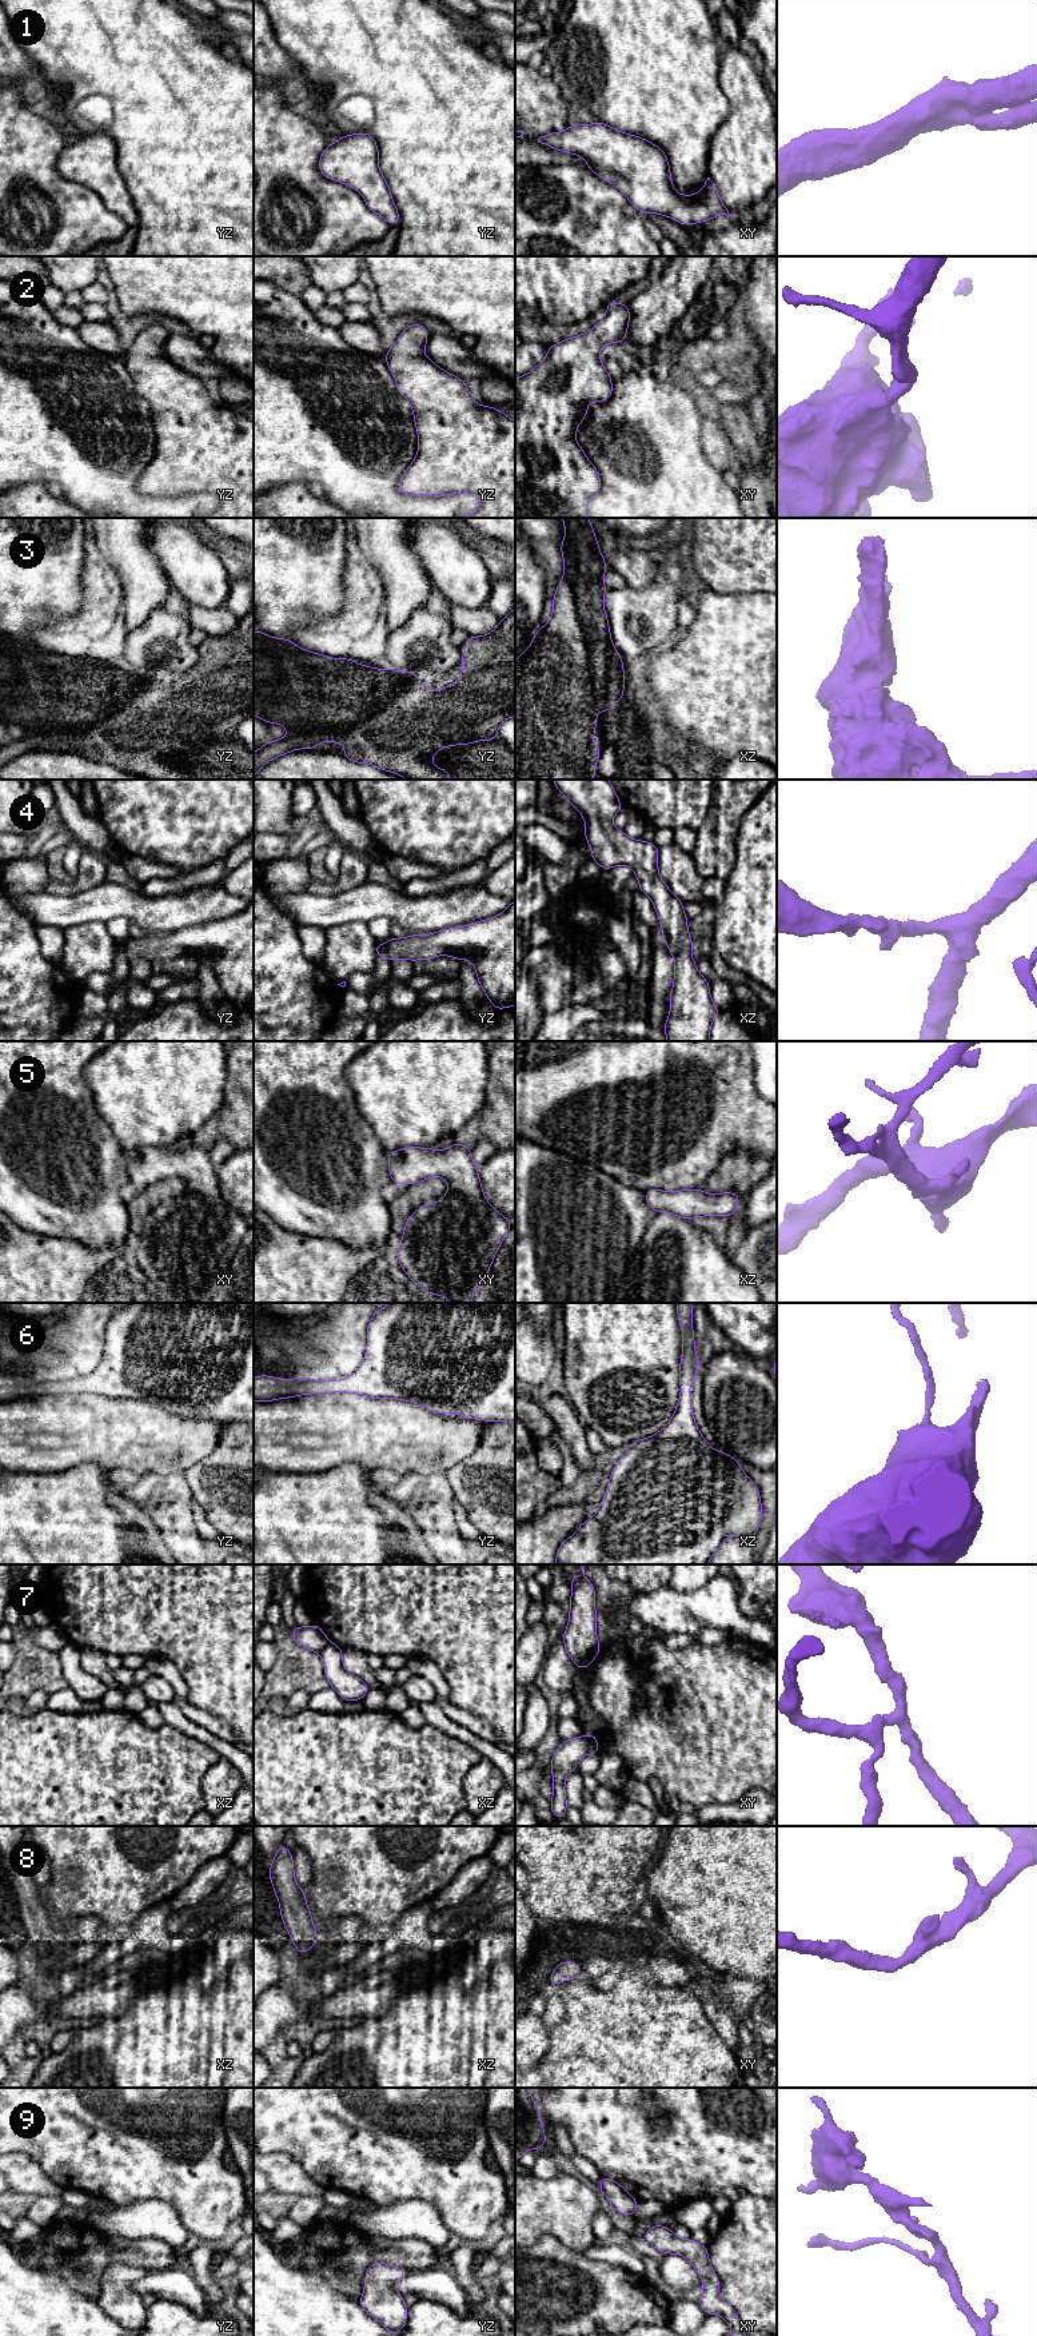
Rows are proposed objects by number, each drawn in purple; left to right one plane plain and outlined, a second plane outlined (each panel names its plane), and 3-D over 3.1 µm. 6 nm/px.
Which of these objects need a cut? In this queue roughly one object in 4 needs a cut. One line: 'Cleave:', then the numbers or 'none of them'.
Cleave: 3, 7

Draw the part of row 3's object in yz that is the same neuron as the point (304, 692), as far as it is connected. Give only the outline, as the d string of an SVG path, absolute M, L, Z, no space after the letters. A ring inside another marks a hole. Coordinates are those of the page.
M254 631L254 715L267 723L280 723L290 733L311 733L326 729L346 729L368 713L383 707L395 689L406 683L408 670L376 669L351 658L331 658L304 650L292 641Z

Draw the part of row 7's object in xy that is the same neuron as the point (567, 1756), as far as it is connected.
M581 1735L563 1741L551 1758L549 1767L553 1771L554 1794L550 1807L557 1819L563 1819L569 1807L565 1781L586 1754L589 1754L589 1735Z

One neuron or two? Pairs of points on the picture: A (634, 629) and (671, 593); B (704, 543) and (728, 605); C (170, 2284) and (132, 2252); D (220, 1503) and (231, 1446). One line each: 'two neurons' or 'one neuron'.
A: one neuron
B: two neurons
C: two neurons
D: one neuron

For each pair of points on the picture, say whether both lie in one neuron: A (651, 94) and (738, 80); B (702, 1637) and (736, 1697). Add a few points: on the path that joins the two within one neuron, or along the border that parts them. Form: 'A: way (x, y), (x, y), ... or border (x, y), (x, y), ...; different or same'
A: border (720, 55), (718, 86), (729, 103), (728, 114); different
B: border (728, 1637), (714, 1645), (697, 1643); different

